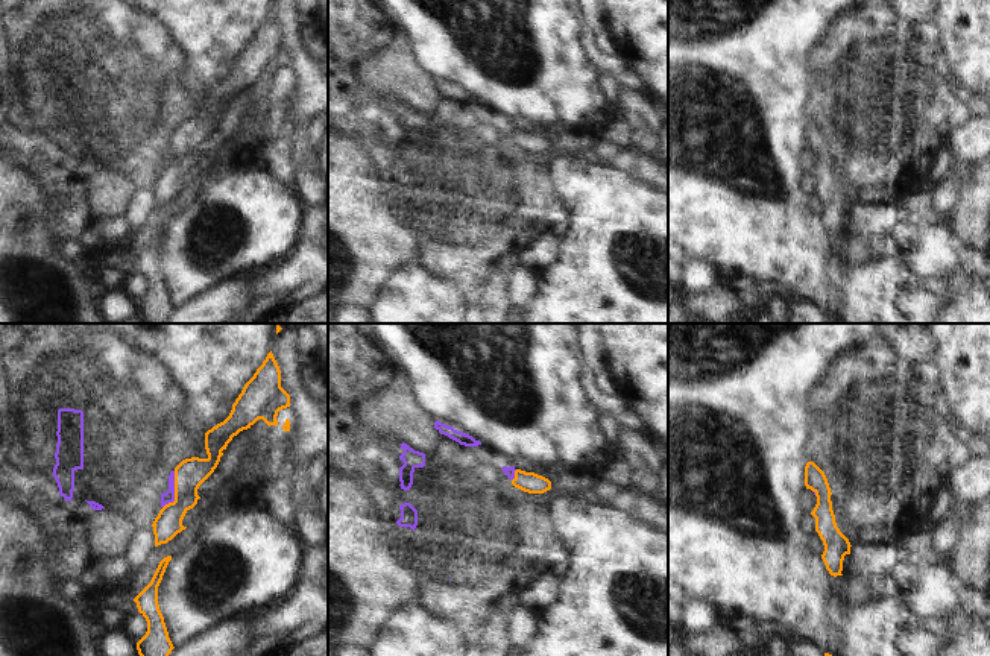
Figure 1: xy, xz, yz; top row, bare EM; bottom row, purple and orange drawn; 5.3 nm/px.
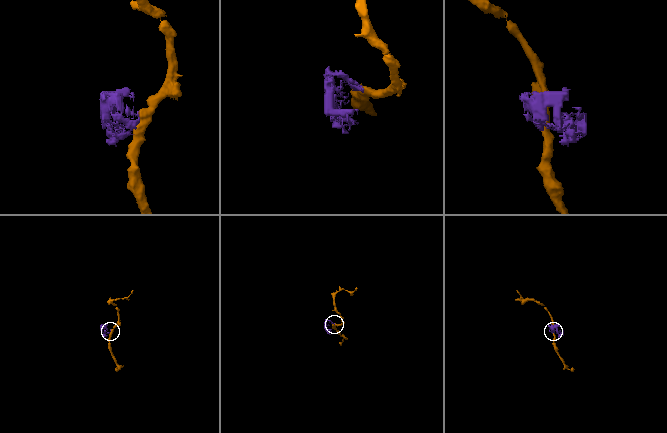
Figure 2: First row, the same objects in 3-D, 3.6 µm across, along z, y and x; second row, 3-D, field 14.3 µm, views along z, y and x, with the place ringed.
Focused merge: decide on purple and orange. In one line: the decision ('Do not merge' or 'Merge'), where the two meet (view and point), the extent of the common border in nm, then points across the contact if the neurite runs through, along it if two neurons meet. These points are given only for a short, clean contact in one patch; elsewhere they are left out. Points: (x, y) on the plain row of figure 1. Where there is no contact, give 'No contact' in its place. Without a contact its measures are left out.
Do not merge. Touches purple at xy (173, 151). Shared border 220 nm. Boundary: xy (175, 131), (175, 158), (163, 167).

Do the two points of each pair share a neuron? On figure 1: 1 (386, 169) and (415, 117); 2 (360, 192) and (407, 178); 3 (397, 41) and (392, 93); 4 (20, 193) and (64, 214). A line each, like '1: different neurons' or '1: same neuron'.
1: same neuron
2: different neurons
3: same neuron
4: different neurons

